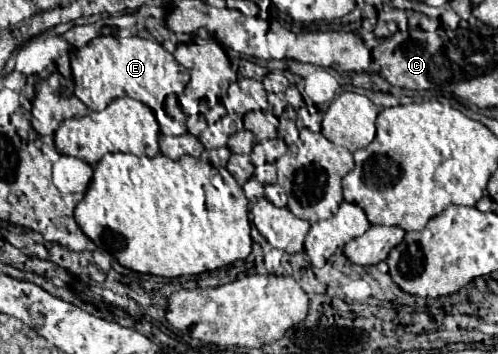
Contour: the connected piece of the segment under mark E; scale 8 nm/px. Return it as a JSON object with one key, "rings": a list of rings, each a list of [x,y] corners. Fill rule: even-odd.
{"rings":[[[96,37],[86,47],[78,49],[71,56],[70,63],[76,85],[74,95],[90,111],[102,111],[118,97],[132,97],[152,109],[158,109],[166,95],[182,94],[190,80],[190,72],[174,59],[172,53],[168,53],[160,43],[142,37]]]}

